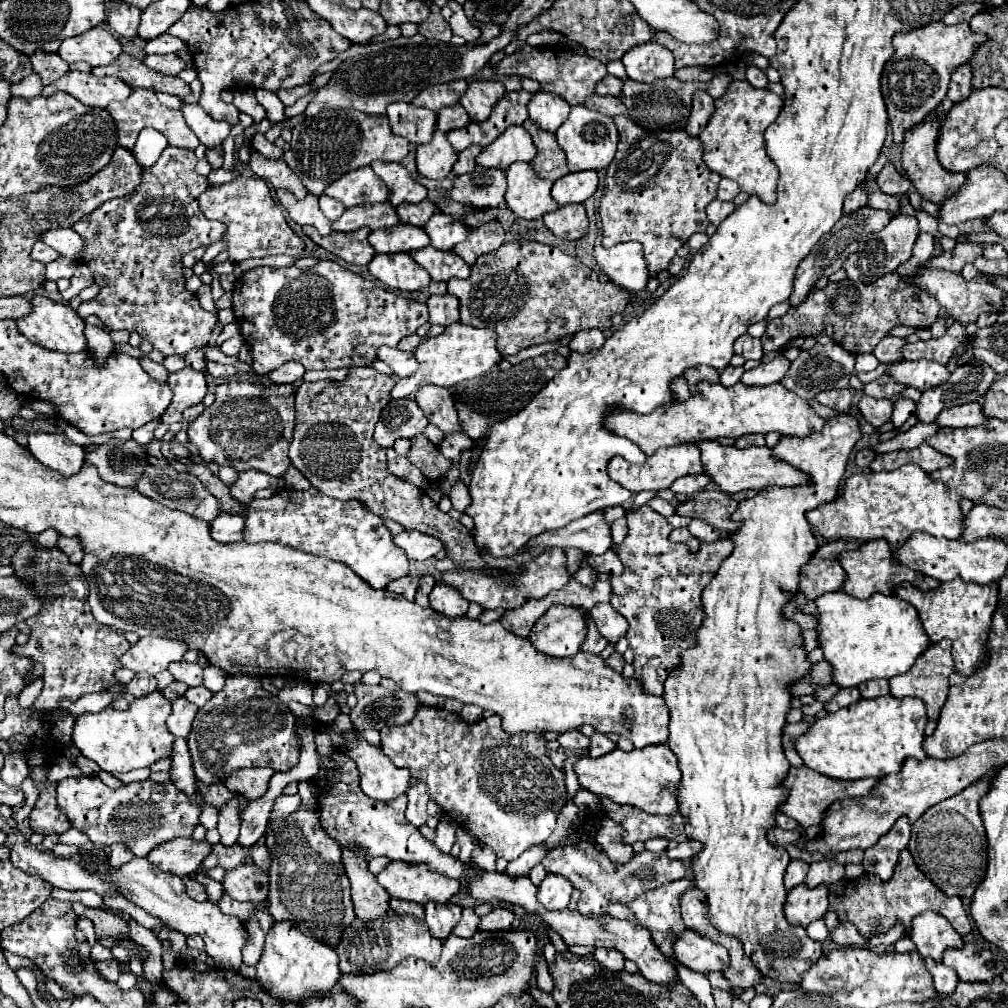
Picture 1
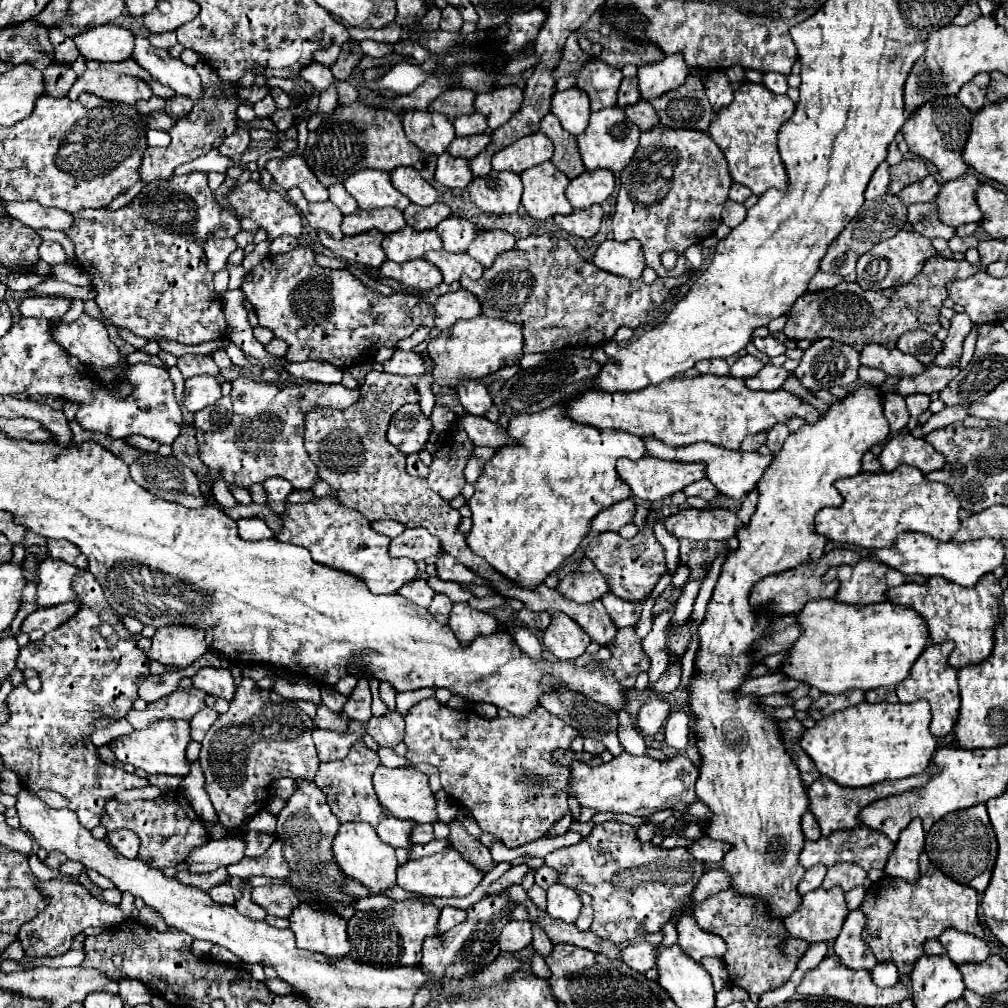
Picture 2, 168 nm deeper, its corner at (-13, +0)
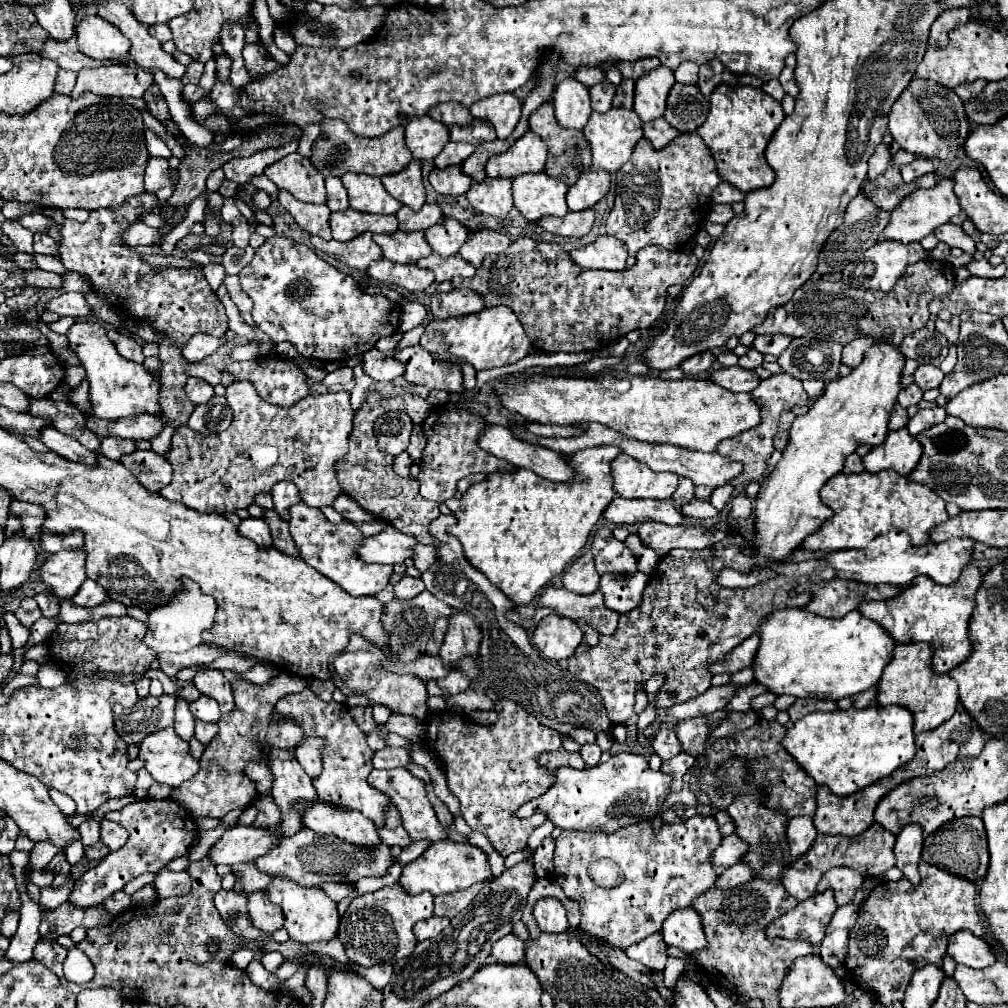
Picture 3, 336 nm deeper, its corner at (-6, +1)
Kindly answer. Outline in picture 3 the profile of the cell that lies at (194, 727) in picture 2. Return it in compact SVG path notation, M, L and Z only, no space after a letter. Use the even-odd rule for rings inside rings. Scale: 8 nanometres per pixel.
M195 720L195 738L203 746L209 746L209 742L213 740L215 734L217 734L217 724L209 724L209 722L203 722L203 720Z

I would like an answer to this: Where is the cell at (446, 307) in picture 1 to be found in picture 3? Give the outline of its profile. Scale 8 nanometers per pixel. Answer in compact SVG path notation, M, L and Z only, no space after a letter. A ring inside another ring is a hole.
M451 290L447 294L433 294L431 306L429 306L435 318L473 314L483 308L485 308L483 296L479 296L479 292L473 292L473 290Z

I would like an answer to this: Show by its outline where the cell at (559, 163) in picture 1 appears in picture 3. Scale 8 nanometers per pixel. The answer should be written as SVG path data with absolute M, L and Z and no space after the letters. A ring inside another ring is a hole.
M545 102L541 104L541 108L537 108L531 116L529 116L529 126L535 134L539 134L545 144L547 144L547 164L545 164L545 172L553 178L563 180L567 186L573 186L581 174L591 170L591 148L589 142L585 140L581 130L571 130L571 128L563 128L553 112L553 102Z

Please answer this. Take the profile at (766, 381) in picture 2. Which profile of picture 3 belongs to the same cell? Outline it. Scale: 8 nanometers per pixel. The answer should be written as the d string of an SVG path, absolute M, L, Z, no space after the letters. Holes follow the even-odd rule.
M739 366L717 368L707 376L707 380L715 382L721 388L727 388L731 392L751 392L759 384L759 376L757 374L753 374L751 370L743 370Z

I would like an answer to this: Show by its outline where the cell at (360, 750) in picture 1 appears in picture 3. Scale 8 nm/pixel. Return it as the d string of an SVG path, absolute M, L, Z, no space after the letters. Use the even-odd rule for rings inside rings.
M393 768L393 770L373 770L367 778L367 782L385 792L393 804L399 808L401 812L401 818L403 818L403 824L405 824L405 830L409 832L411 840L429 840L429 842L441 842L441 840L447 840L447 832L445 828L441 826L441 822L437 820L435 816L435 810L431 806L431 802L427 800L427 792L425 792L425 784L417 778L413 778L405 768Z

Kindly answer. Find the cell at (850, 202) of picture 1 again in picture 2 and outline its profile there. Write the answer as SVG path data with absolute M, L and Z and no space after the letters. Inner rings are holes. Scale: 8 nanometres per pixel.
M884 161L872 175L870 183L868 183L868 189L864 193L866 199L876 199L876 197L882 197L886 193L886 187L890 183L890 175L888 175L888 163Z

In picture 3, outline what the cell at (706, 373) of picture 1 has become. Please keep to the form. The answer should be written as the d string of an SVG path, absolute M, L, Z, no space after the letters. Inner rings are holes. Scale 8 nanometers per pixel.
M699 352L699 354L691 356L689 360L683 360L681 370L687 376L703 376L703 374L711 372L713 362L715 362L715 356L711 352Z

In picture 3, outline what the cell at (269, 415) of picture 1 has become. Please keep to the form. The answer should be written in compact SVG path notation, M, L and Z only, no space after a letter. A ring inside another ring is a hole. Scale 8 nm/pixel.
M237 380L227 386L225 394L229 406L233 408L233 424L219 434L203 436L191 430L187 424L177 428L171 438L171 450L163 458L173 466L173 480L161 488L161 496L167 500L183 502L197 512L237 512L255 504L257 494L269 494L273 484L281 480L293 482L305 504L309 506L333 506L335 498L341 494L341 486L335 476L335 464L347 454L349 434L353 430L353 410L349 404L349 392L327 392L317 396L307 396L293 406L273 406L263 402L255 388L247 380Z

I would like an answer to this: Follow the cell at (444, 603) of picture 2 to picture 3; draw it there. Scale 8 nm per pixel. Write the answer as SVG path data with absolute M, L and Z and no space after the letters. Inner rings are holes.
M447 618L437 620L437 624L433 628L433 636L431 636L429 644L427 644L427 654L433 654L433 656L439 654L439 648L443 644L443 638L445 638L445 632L447 632L447 624L449 624Z

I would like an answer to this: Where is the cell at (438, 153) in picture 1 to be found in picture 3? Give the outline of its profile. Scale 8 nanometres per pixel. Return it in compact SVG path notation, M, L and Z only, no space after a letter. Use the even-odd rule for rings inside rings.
M459 166L449 168L433 168L429 174L429 182L435 188L435 192L445 196L461 196L471 188L471 178L461 172Z

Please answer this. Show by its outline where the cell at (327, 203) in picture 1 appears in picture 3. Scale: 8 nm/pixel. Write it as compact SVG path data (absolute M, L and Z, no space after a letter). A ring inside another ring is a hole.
M327 178L325 186L327 186L327 206L331 212L349 208L349 202L345 196L345 186L343 186L341 178Z

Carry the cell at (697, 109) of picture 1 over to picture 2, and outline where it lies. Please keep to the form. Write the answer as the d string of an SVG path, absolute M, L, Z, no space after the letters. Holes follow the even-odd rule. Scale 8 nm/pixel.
M724 71L710 73L704 87L706 87L706 95L708 95L710 103L712 103L714 113L718 113L724 105L732 103L732 87L730 87L730 81L728 81Z

